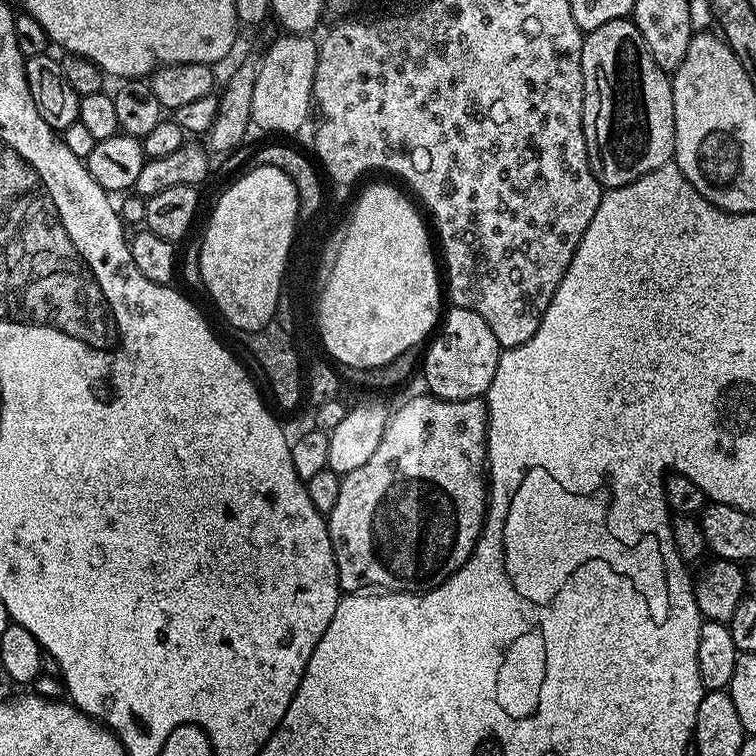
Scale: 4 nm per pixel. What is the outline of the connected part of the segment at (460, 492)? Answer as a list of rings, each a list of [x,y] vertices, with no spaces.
[[[431,394],[416,396],[408,400],[396,413],[387,417],[387,424],[378,448],[370,460],[358,466],[341,479],[338,502],[334,510],[327,513],[328,533],[332,539],[332,549],[336,555],[336,569],[341,589],[348,594],[361,590],[387,590],[390,592],[418,592],[436,588],[446,578],[456,574],[466,561],[471,560],[476,549],[476,540],[486,519],[486,437],[488,435],[488,413],[479,399],[475,400],[437,400]]]

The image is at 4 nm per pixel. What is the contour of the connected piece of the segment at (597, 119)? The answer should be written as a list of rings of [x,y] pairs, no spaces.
[[[631,19],[606,22],[606,26],[598,26],[587,33],[580,65],[584,79],[584,137],[588,165],[601,189],[621,188],[669,163],[676,150],[672,82],[669,73],[654,62],[642,34]]]

